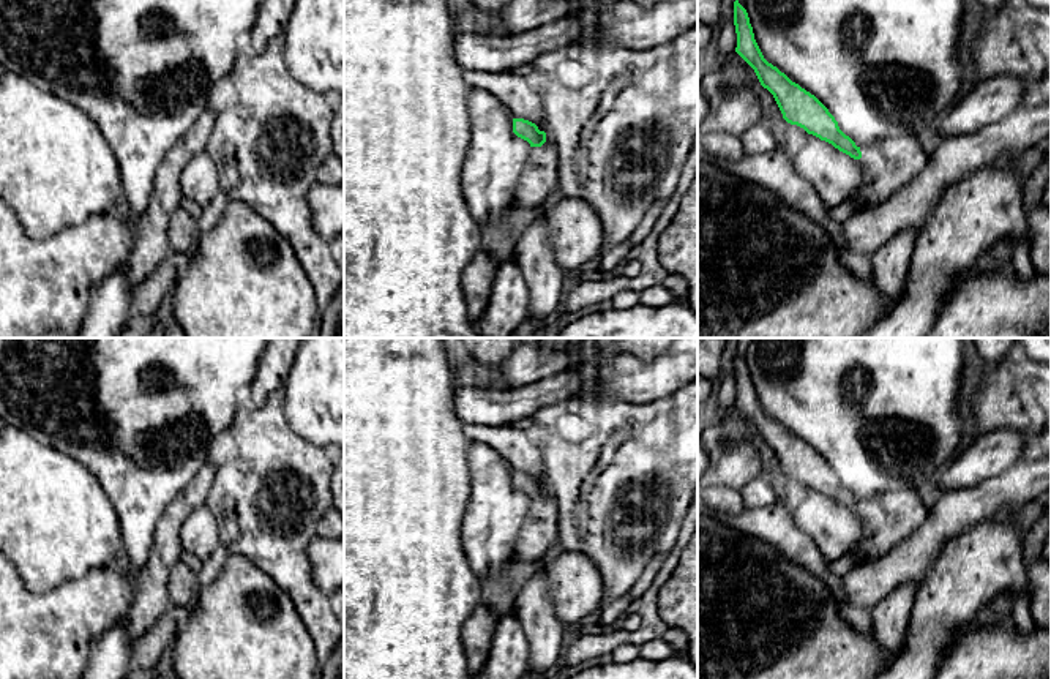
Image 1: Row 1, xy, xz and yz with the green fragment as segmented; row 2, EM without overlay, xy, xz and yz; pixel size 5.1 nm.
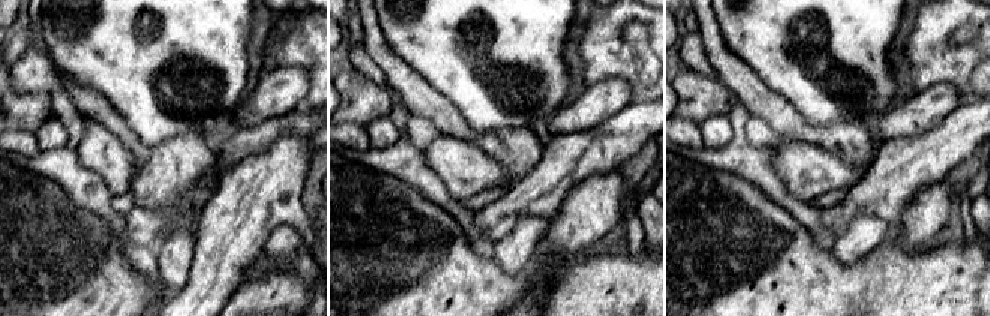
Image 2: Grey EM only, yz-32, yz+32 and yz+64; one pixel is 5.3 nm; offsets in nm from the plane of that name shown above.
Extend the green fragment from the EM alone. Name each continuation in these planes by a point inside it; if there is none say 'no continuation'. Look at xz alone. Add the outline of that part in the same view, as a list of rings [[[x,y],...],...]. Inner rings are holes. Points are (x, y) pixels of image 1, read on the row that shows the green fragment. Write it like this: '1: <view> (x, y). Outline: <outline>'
1: xz (540, 176). Outline: [[[544,129],[546,142],[541,147],[530,147],[519,186],[516,189],[518,208],[535,208],[543,205],[554,193],[559,182],[555,161],[555,144],[549,129]]]

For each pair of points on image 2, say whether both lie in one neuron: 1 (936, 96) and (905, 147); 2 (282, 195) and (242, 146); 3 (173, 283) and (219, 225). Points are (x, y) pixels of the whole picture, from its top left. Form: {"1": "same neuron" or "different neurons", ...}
{"1": "different neurons", "2": "different neurons", "3": "different neurons"}

